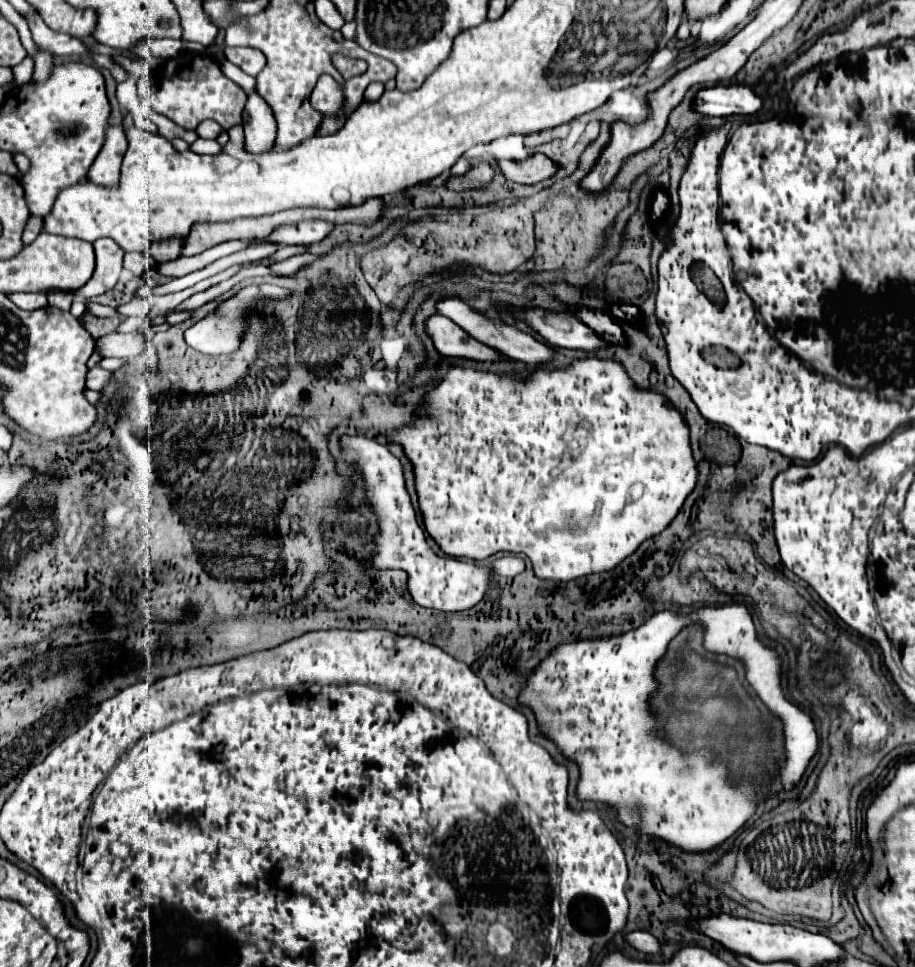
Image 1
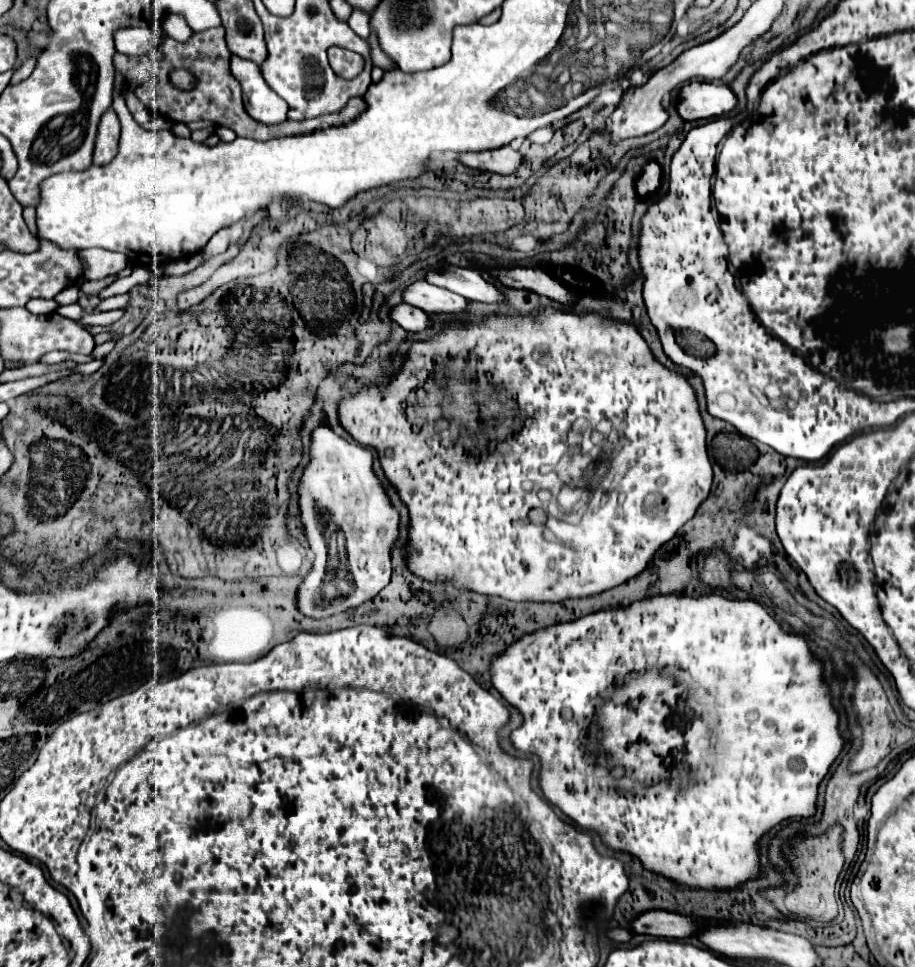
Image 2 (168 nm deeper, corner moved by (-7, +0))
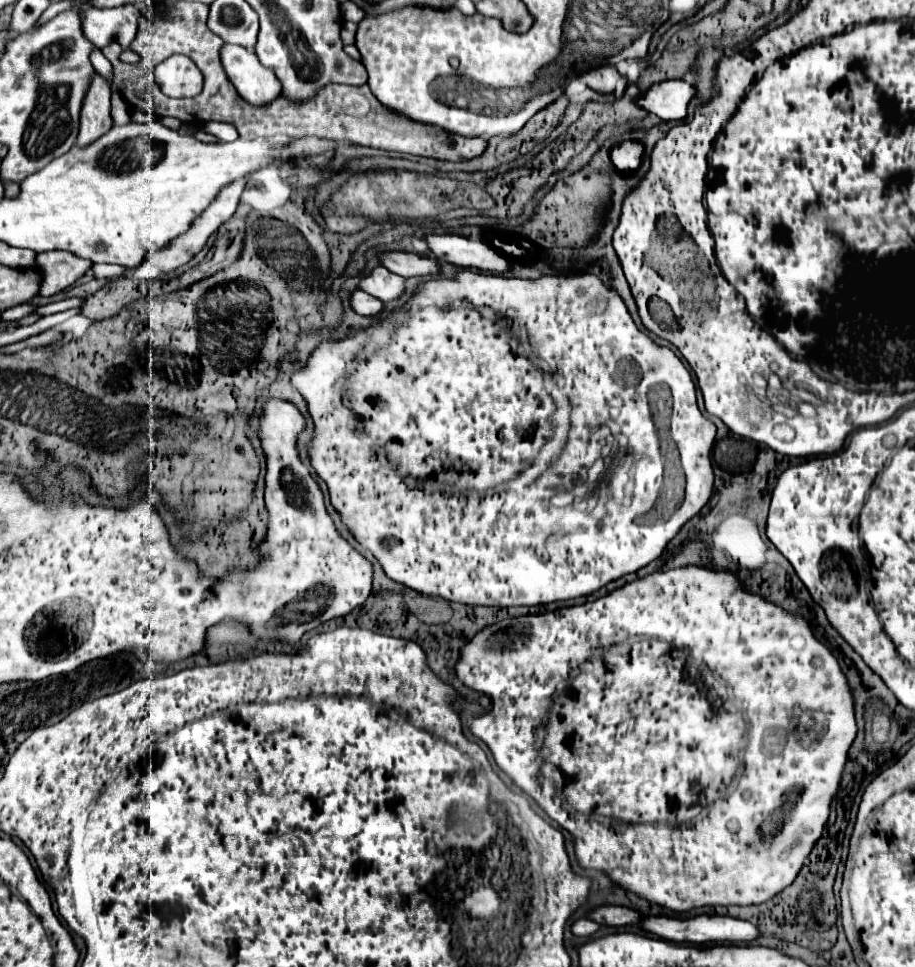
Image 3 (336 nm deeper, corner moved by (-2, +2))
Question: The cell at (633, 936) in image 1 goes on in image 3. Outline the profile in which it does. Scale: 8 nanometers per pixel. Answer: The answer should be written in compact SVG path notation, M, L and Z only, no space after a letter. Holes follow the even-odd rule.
M579 919L579 921L575 921L575 923L571 925L571 933L577 935L577 937L589 937L589 935L593 935L597 929L599 929L599 925L597 925L595 921L591 921L591 919Z

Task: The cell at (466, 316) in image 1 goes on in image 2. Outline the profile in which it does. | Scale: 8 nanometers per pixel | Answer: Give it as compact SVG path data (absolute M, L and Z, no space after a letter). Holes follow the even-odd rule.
M416 281L410 285L404 291L404 303L438 315L462 315L468 311L468 299L448 289L440 289L428 281Z

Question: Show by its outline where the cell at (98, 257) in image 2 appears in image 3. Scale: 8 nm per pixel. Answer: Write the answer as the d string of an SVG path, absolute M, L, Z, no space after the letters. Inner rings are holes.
M49 251L39 253L31 267L43 277L43 285L39 285L39 297L51 297L73 285L87 269L93 267L93 263L67 251Z

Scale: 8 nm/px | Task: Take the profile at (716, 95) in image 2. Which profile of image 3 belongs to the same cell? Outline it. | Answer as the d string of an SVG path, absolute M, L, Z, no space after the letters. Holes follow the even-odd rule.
M661 81L637 97L635 105L663 121L681 121L687 117L687 105L693 97L695 87L687 81Z

